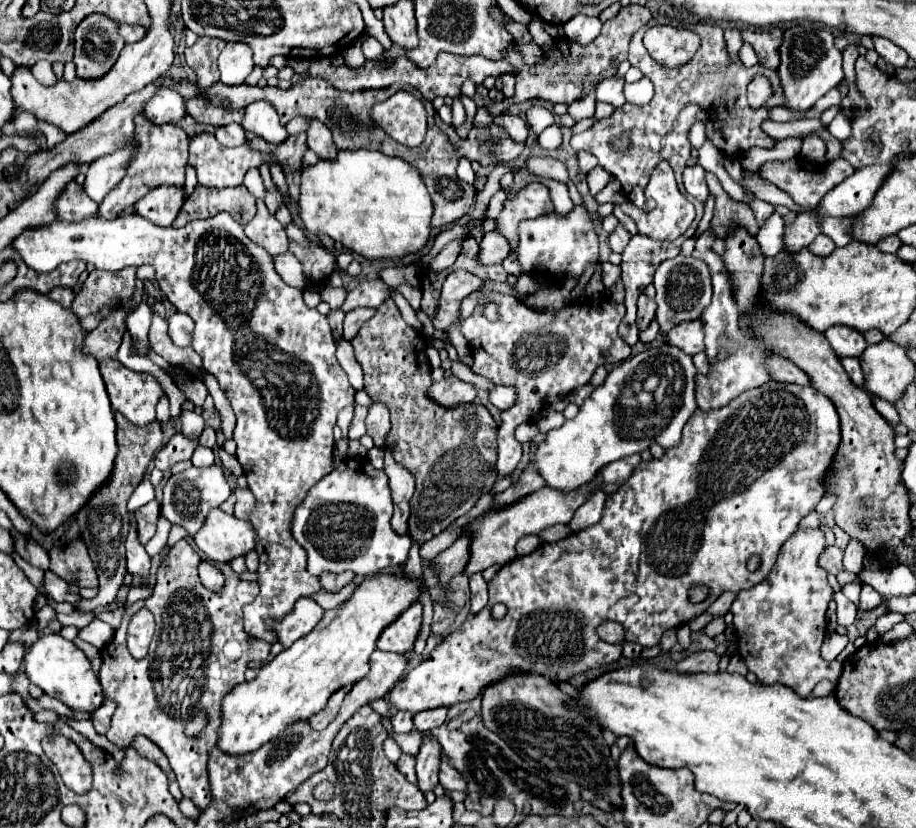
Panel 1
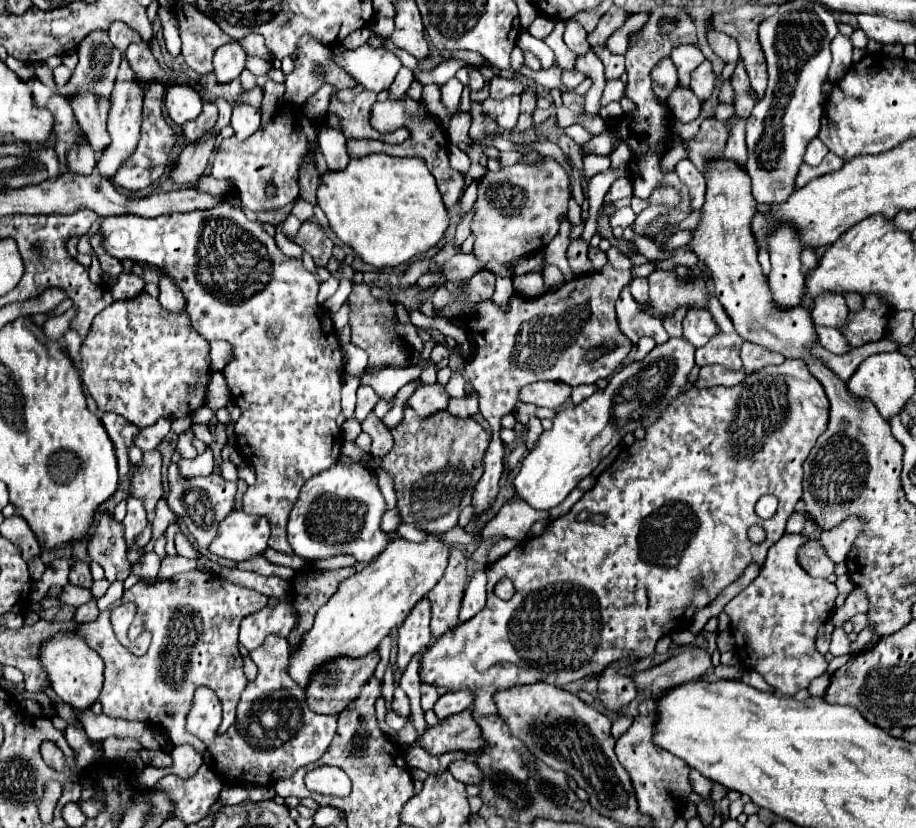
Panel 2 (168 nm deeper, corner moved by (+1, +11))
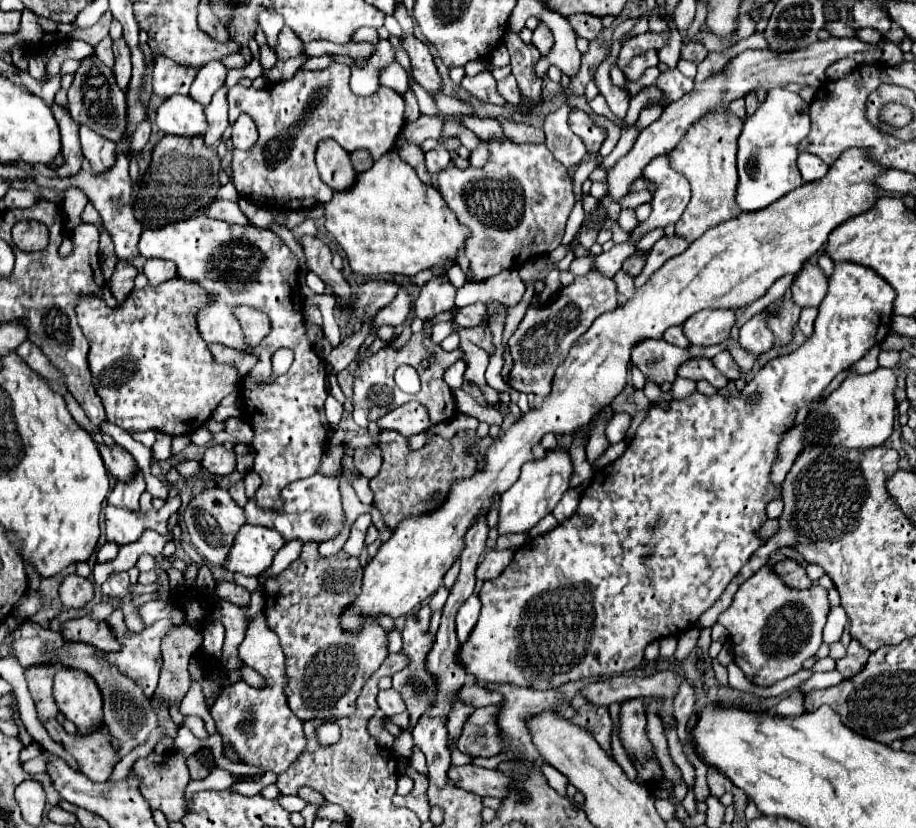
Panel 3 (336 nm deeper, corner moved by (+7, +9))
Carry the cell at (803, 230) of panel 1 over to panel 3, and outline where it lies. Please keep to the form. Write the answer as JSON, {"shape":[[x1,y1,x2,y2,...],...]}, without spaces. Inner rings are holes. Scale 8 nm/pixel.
{"shape":[[762,311,754,319,750,319,740,329,740,337,738,337,740,347,754,355,762,355,762,353,770,351,772,341,774,341,774,335,770,335,770,329,762,323,762,319,766,319,766,311]]}

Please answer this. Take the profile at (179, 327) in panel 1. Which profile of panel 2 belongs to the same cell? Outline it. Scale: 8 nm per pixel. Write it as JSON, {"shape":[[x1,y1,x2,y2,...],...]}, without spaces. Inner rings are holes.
{"shape":[[160,273,160,305,170,311,170,313,182,313,184,311,184,295,180,293,180,289,176,289,176,283,170,277,164,277,164,273]]}

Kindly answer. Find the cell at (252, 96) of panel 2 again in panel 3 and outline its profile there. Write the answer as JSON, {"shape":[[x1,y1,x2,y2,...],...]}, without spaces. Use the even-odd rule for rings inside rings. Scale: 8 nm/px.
{"shape":[[328,65,322,71,296,71,290,81,268,83,264,89,234,85,228,90,228,118,233,123,239,117,239,112,250,115,258,127,258,141,252,151,234,149,232,159,232,183,238,189,238,195,250,201,270,203,282,211,306,211,318,203,328,203,334,195,330,187,326,187,316,171,314,151,318,141,334,139,348,153,366,149,374,161,378,161,384,153,392,151,396,139,404,127,404,99,394,89,380,85,376,93,360,97,350,91,350,67,348,65]]}

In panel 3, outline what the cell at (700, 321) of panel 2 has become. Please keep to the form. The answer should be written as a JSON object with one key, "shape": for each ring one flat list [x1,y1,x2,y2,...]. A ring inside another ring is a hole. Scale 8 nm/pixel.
{"shape":[[702,309,686,319,684,335,692,345,718,345,730,337,736,321,734,309]]}

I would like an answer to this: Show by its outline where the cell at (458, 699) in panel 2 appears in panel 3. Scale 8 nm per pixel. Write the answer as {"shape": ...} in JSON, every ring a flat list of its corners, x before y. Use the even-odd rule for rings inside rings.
{"shape":[[478,683,474,685,464,685,460,689,462,699,466,699,466,703,474,703,474,707,486,707,486,705,500,705,502,703,502,695,496,691,490,691]]}

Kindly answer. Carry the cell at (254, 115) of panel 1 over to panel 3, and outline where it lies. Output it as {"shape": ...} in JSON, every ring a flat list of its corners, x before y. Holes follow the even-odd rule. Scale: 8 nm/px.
{"shape":[[240,115,238,121,232,123,232,145,236,149,248,151,256,143,256,139,258,139,258,131,252,117]]}

